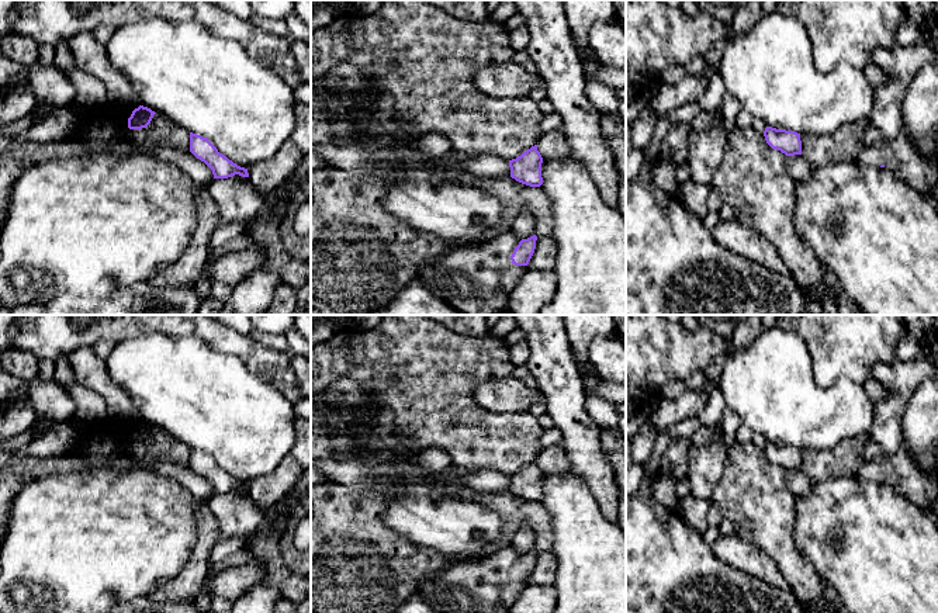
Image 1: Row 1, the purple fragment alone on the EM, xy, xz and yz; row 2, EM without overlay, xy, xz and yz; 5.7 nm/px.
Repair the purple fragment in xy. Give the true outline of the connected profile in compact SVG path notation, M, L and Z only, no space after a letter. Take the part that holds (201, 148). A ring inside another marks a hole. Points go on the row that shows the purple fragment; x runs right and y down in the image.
M190 132L190 152L204 162L214 174L214 179L228 179L235 174L249 177L248 169L238 166L204 136Z

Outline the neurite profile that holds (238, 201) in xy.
M235 174L228 179L214 179L210 195L219 211L219 226L231 222L250 224L264 205L263 195L255 190L249 177Z

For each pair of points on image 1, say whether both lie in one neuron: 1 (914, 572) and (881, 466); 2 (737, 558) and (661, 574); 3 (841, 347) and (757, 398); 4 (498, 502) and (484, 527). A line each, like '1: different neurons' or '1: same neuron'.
1: different neurons
2: different neurons
3: different neurons
4: different neurons

